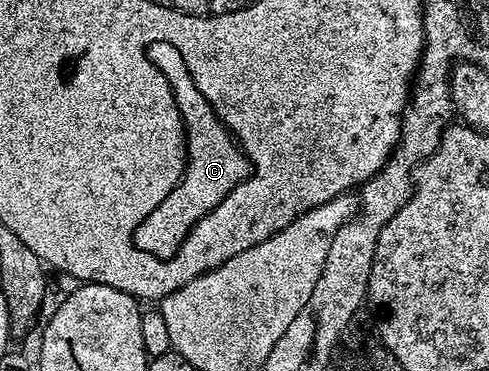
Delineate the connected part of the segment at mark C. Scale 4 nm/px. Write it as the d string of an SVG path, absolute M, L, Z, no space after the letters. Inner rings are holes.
M153 41L147 52L148 59L167 76L171 100L179 108L184 122L186 164L179 184L168 193L167 199L159 204L159 208L155 208L155 212L151 212L151 216L147 216L143 224L139 224L133 234L133 245L143 252L151 252L151 256L172 258L191 228L195 228L195 224L203 220L207 212L214 210L224 196L229 195L244 178L249 177L251 167L248 156L241 149L241 143L222 124L203 92L195 84L179 50L167 41Z

